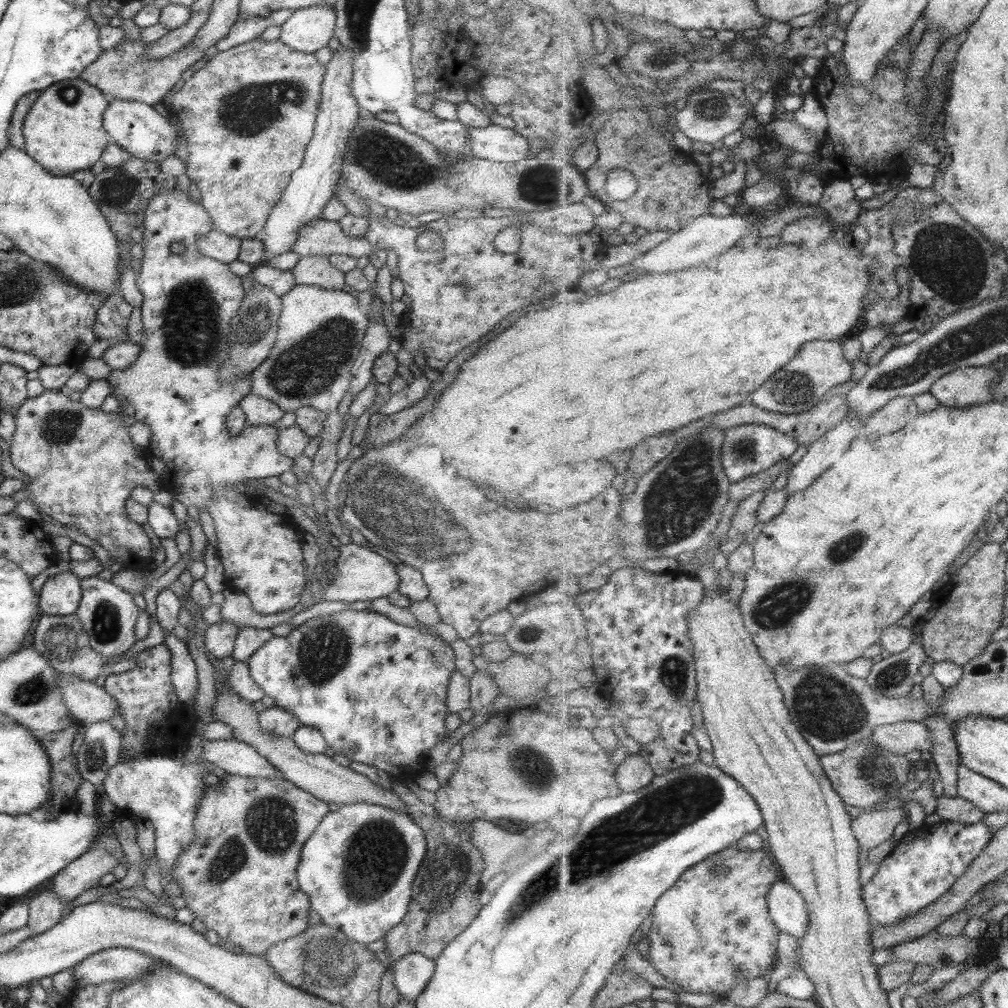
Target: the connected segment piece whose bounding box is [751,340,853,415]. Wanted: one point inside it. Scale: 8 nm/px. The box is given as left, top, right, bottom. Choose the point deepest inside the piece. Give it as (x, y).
(819, 367)

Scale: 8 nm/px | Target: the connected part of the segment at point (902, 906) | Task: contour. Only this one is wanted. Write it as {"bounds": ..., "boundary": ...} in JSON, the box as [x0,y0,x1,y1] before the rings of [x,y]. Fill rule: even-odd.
{"bounds":[864,821,993,925],"boundary":[[[948,821],[947,823],[924,824],[921,828],[913,829],[897,842],[893,852],[885,859],[872,876],[870,882],[864,886],[864,902],[873,920],[880,925],[894,925],[909,915],[917,915],[924,911],[929,904],[936,903],[942,895],[965,874],[969,865],[981,856],[989,847],[993,839],[993,831],[984,822],[979,824],[963,824]]]}

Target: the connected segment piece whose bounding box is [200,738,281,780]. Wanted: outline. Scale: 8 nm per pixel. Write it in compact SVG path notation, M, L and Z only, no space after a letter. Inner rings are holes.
M233 738L205 739L201 742L201 759L217 766L225 773L245 778L275 778L281 780L277 769L248 744Z

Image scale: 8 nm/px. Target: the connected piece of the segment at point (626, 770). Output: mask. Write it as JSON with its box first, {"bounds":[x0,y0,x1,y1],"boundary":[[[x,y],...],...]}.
{"bounds":[616,754,656,793],"boundary":[[[640,754],[629,755],[616,770],[622,793],[641,791],[656,778],[653,767]]]}

